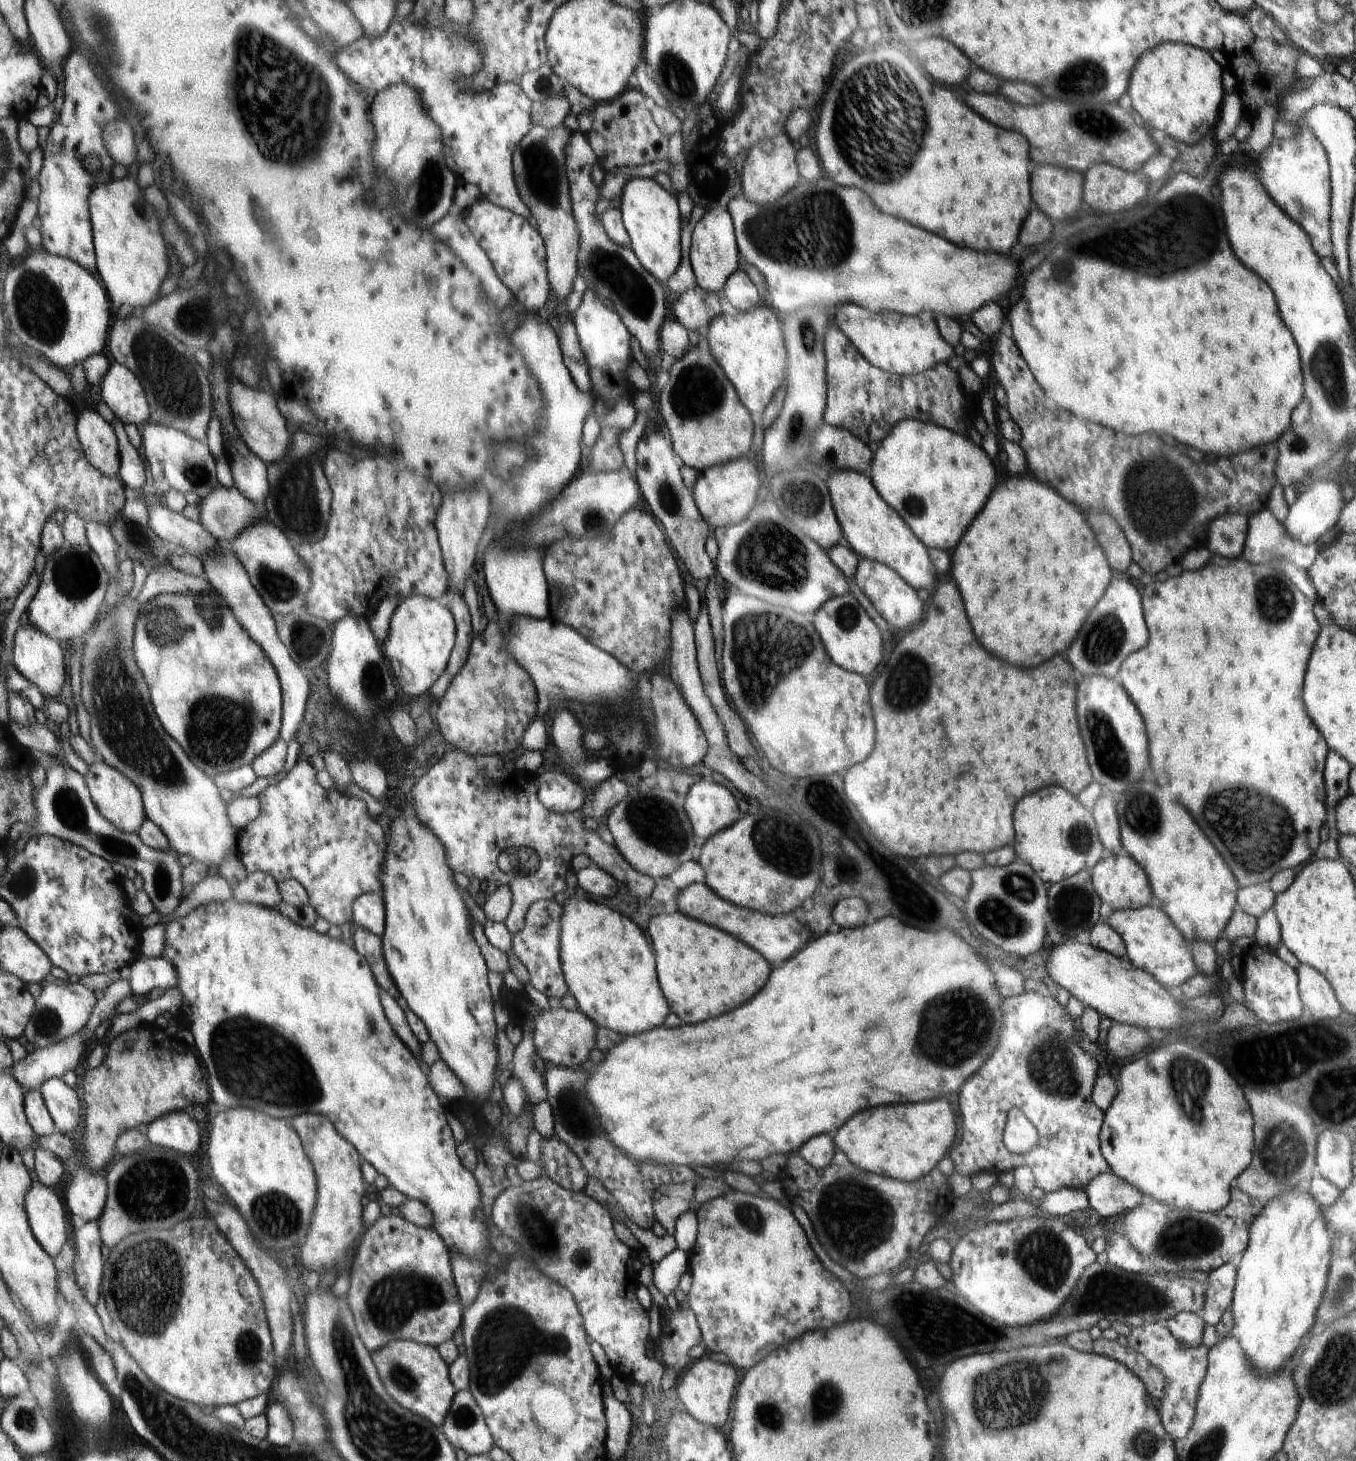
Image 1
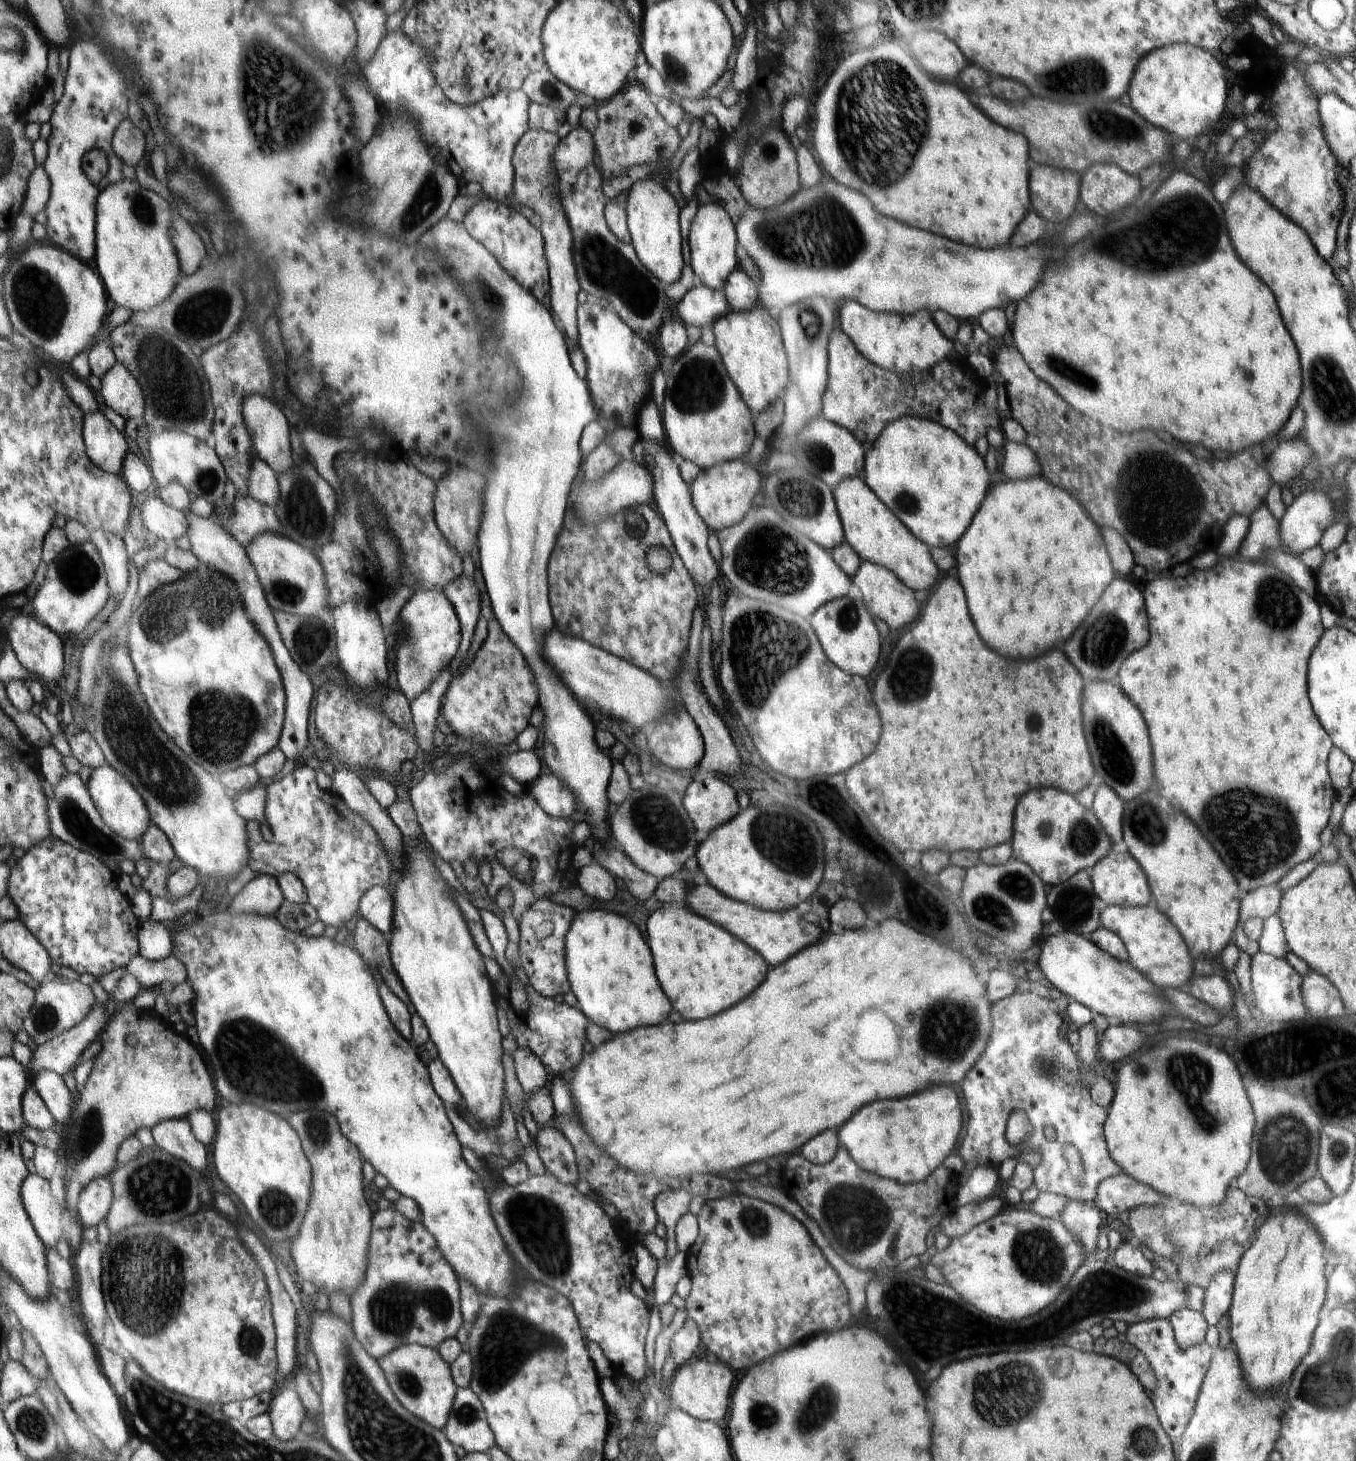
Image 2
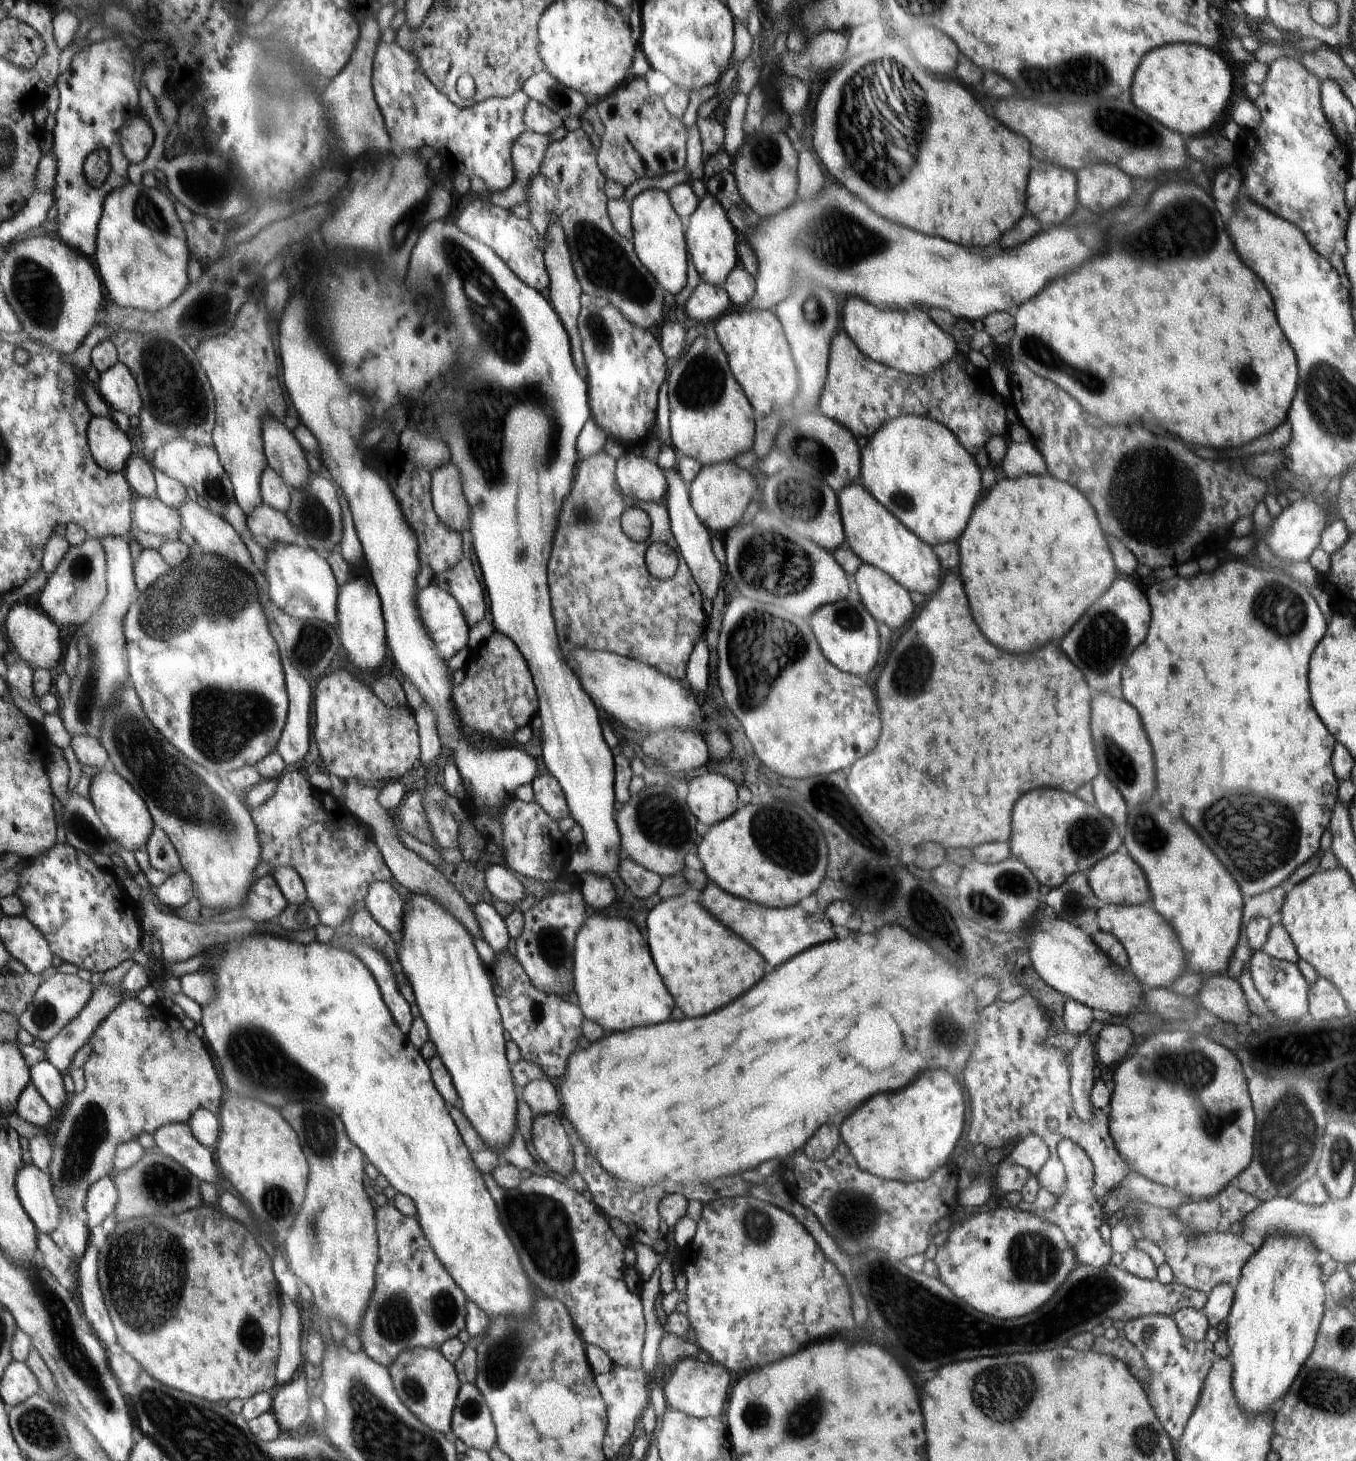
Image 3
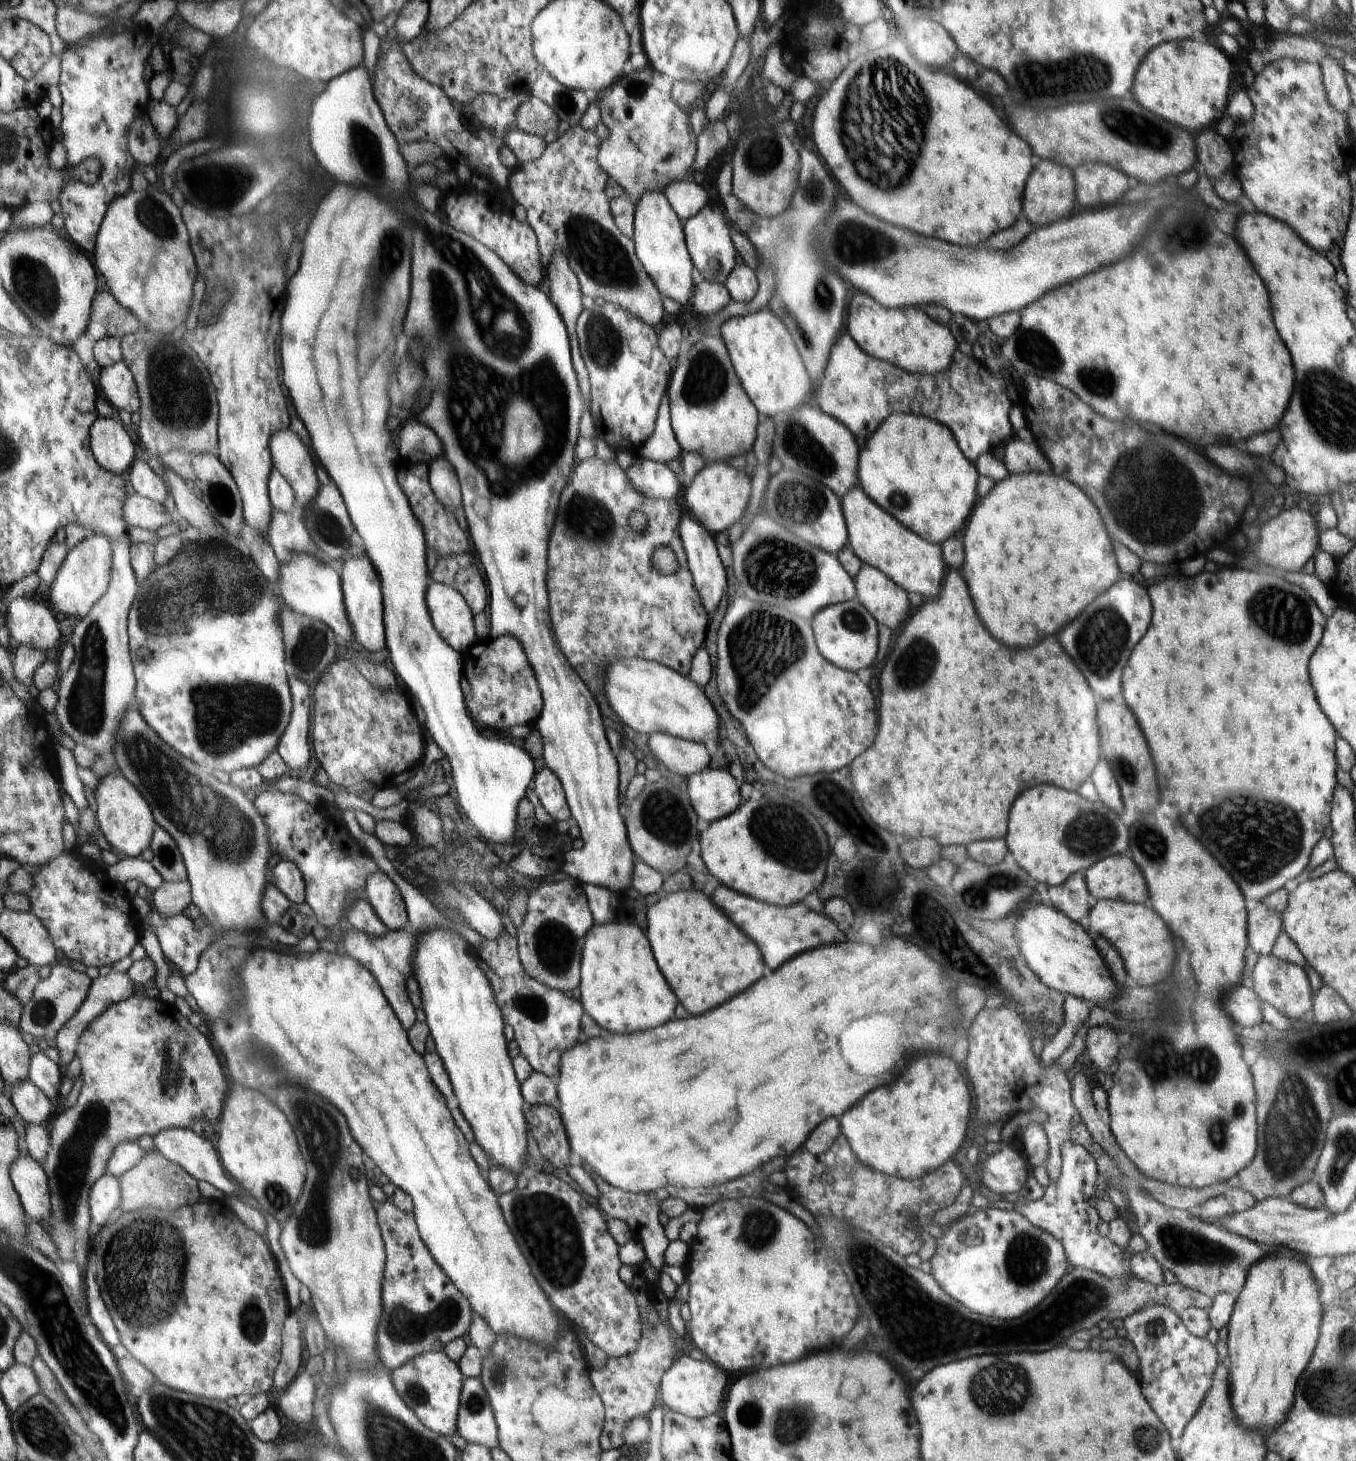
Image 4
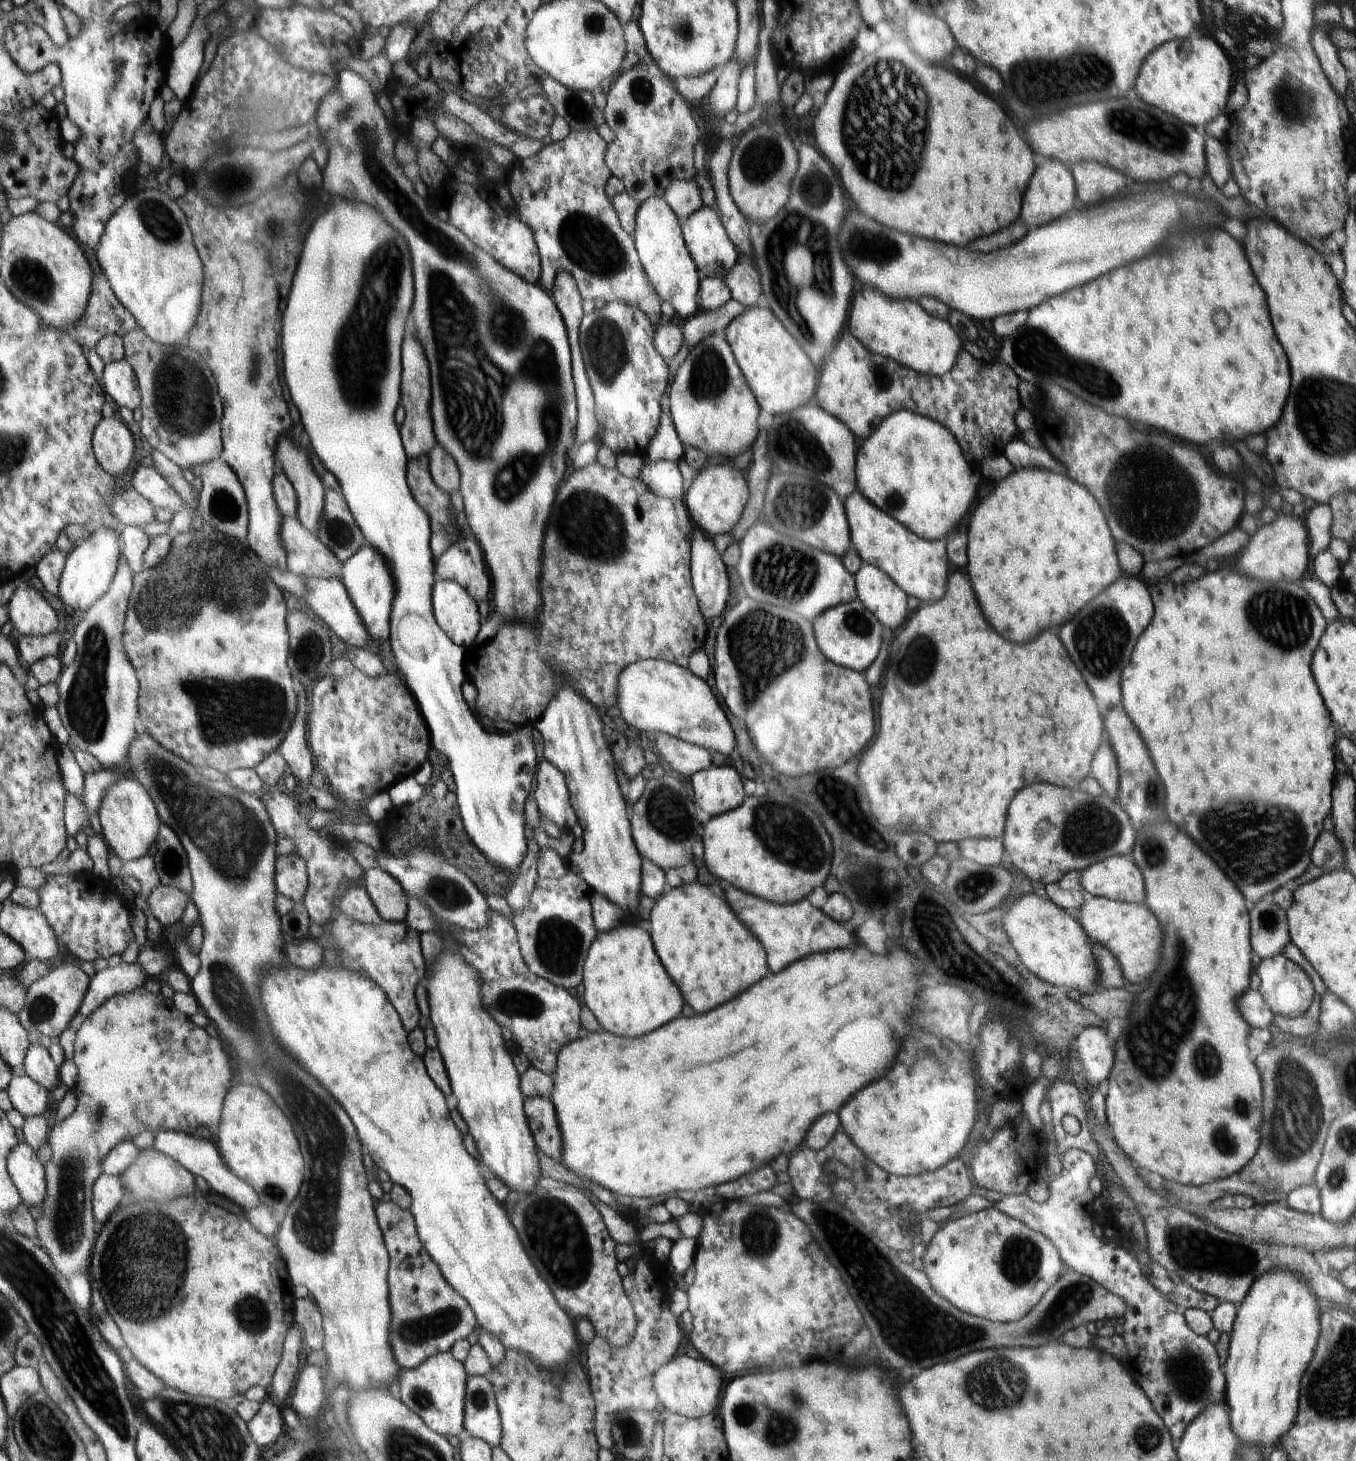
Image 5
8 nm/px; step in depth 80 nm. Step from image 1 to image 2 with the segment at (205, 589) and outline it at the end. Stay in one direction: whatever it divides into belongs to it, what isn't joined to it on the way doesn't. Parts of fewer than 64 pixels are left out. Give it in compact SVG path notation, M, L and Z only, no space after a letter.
M149 557L140 571L136 598L144 598L144 596L148 596L150 592L154 592L156 588L160 588L164 584L180 582L184 576L186 576L184 571L167 564L163 558Z

